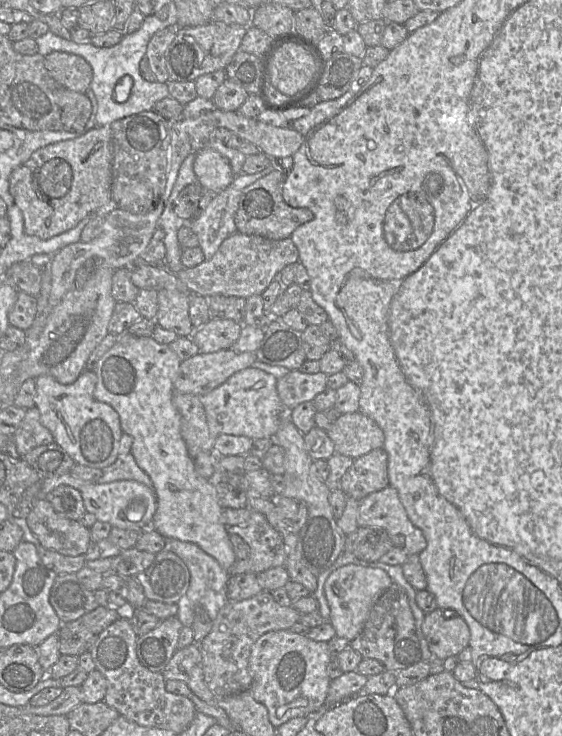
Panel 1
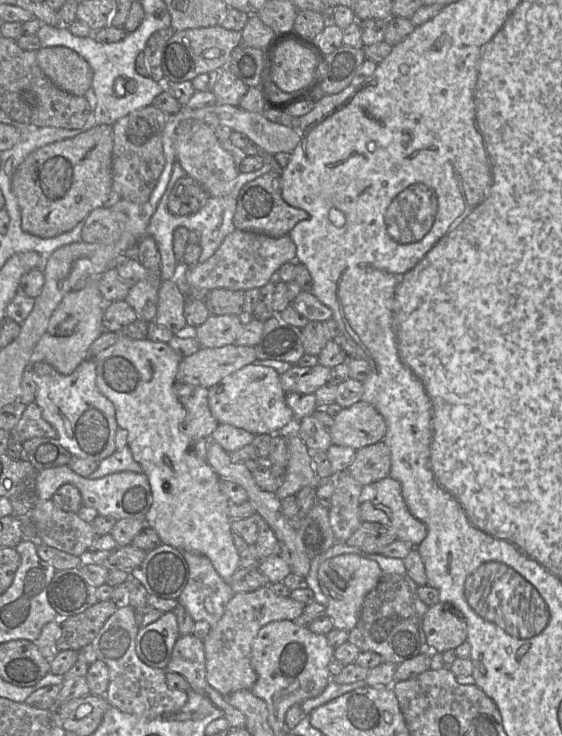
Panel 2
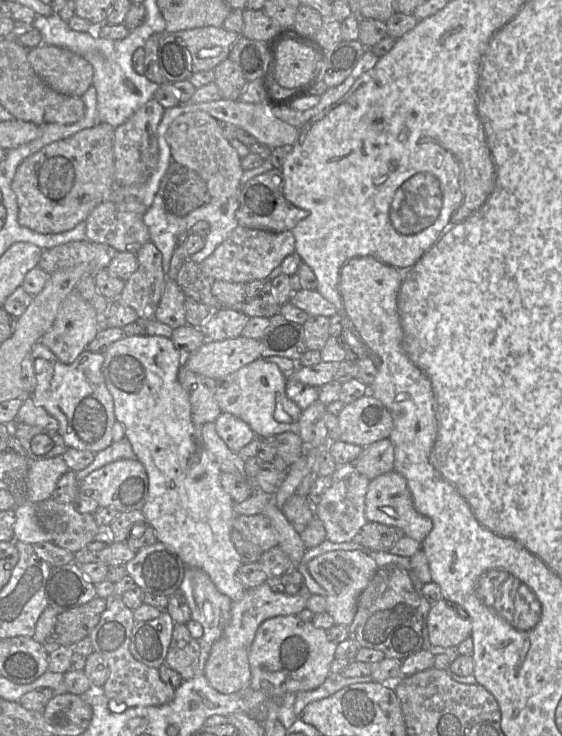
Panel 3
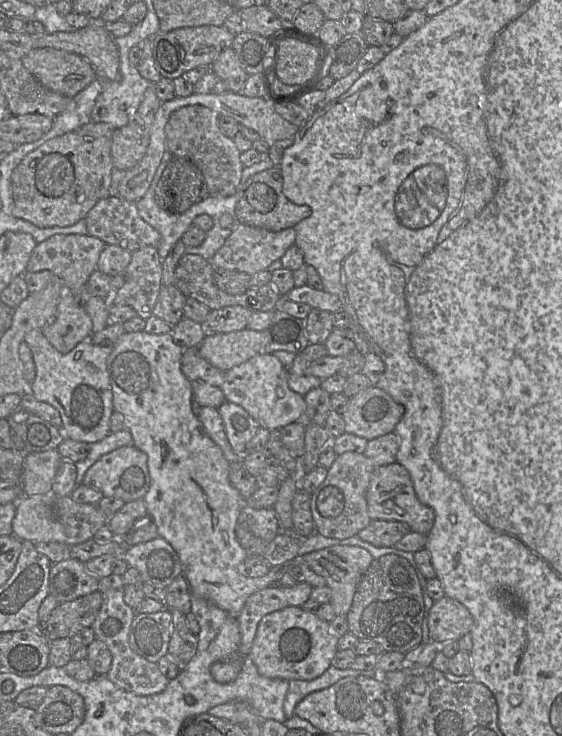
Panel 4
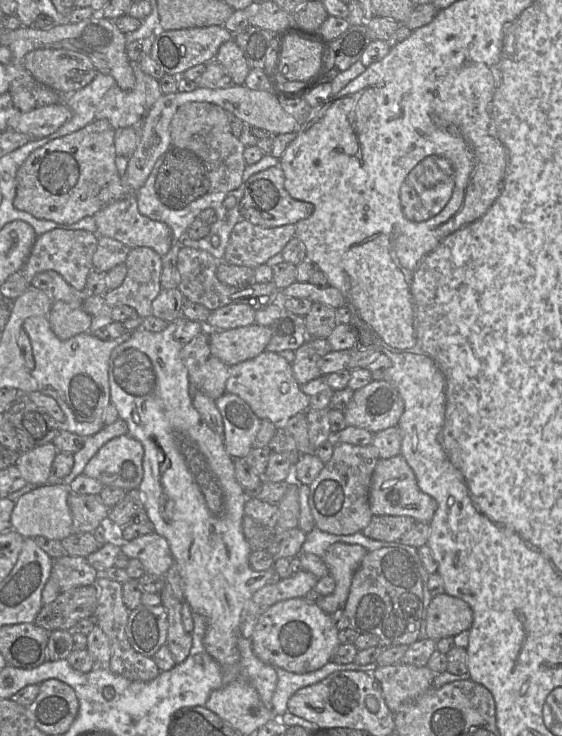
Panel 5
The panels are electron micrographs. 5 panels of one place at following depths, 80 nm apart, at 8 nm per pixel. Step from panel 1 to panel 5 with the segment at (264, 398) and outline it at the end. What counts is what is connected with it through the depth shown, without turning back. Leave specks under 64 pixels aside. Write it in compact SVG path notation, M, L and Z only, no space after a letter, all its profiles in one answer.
M265 350L252 359L230 366L225 389L227 393L235 394L243 399L260 420L269 420L276 425L281 425L298 413L306 413L309 409L309 397L296 382L292 364L276 352Z

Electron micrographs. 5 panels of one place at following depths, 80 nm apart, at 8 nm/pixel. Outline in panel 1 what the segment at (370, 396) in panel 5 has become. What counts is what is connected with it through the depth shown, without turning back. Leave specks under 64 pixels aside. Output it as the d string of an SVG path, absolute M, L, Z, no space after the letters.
M360 411L341 414L329 426L328 436L337 454L356 459L383 448L385 436L378 424Z

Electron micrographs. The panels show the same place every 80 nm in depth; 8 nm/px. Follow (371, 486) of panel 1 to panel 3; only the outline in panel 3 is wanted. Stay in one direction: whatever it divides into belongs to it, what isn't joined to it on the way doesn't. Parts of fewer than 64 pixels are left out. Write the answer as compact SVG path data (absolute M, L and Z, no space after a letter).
M390 438L364 447L354 466L369 480L394 470L394 445Z

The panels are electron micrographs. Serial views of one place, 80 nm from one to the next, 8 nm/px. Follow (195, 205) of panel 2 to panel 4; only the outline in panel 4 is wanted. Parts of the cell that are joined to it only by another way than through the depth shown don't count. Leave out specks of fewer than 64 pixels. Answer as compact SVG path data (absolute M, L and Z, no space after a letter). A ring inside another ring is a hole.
M166 150L166 154L155 172L149 189L145 195L136 202L136 205L142 219L145 219L149 209L182 214L209 195L210 193L205 177L195 162L188 156L168 154ZM156 200L159 201L158 207L154 204Z

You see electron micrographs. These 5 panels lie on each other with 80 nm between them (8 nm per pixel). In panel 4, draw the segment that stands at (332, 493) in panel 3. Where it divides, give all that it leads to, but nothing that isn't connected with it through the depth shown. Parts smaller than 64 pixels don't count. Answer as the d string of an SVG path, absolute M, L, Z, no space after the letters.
M363 453L337 455L327 469L325 480L310 495L316 533L326 538L346 539L357 536L368 526L371 519L367 511L366 493L373 470L373 465Z

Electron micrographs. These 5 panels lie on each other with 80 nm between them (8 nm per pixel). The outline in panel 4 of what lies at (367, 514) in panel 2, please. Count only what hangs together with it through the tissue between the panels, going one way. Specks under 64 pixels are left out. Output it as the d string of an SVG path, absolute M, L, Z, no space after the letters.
M397 461L374 468L366 500L371 520L401 521L408 524L413 532L424 535L428 535L433 527L434 510L418 500L408 470Z

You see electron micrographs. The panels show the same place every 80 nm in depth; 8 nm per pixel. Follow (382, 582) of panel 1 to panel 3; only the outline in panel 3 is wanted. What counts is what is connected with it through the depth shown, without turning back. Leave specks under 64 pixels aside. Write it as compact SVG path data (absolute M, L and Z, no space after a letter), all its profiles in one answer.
M336 550L313 558L307 568L313 579L326 591L326 611L333 617L334 624L350 626L356 615L361 593L378 570L376 561L359 550Z

